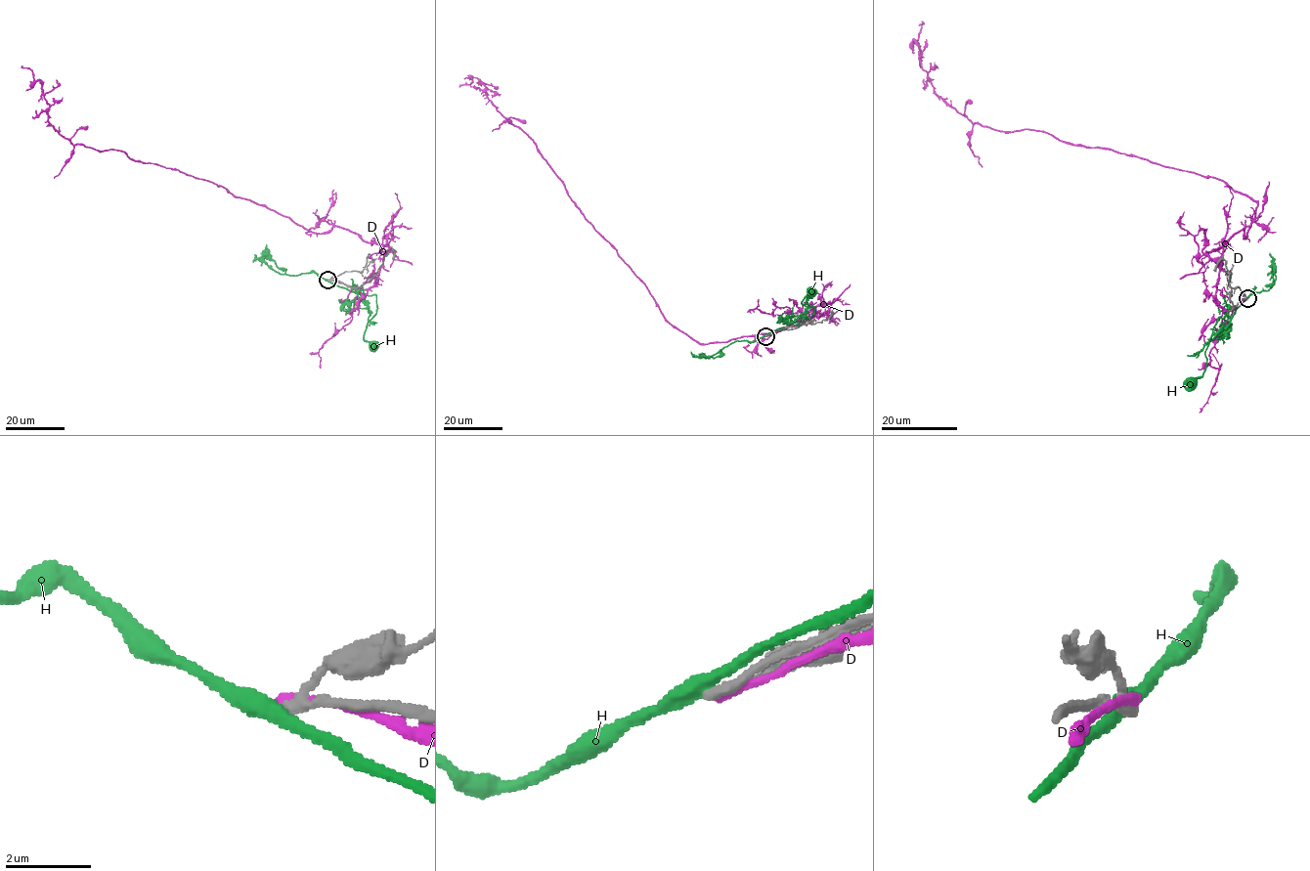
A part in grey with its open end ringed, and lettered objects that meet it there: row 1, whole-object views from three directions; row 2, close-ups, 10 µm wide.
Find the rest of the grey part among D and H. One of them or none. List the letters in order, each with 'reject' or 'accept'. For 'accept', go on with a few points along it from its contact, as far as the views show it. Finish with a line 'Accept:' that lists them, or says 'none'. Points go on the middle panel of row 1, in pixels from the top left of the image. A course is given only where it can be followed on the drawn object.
D: reject
H: reject
Accept: none

